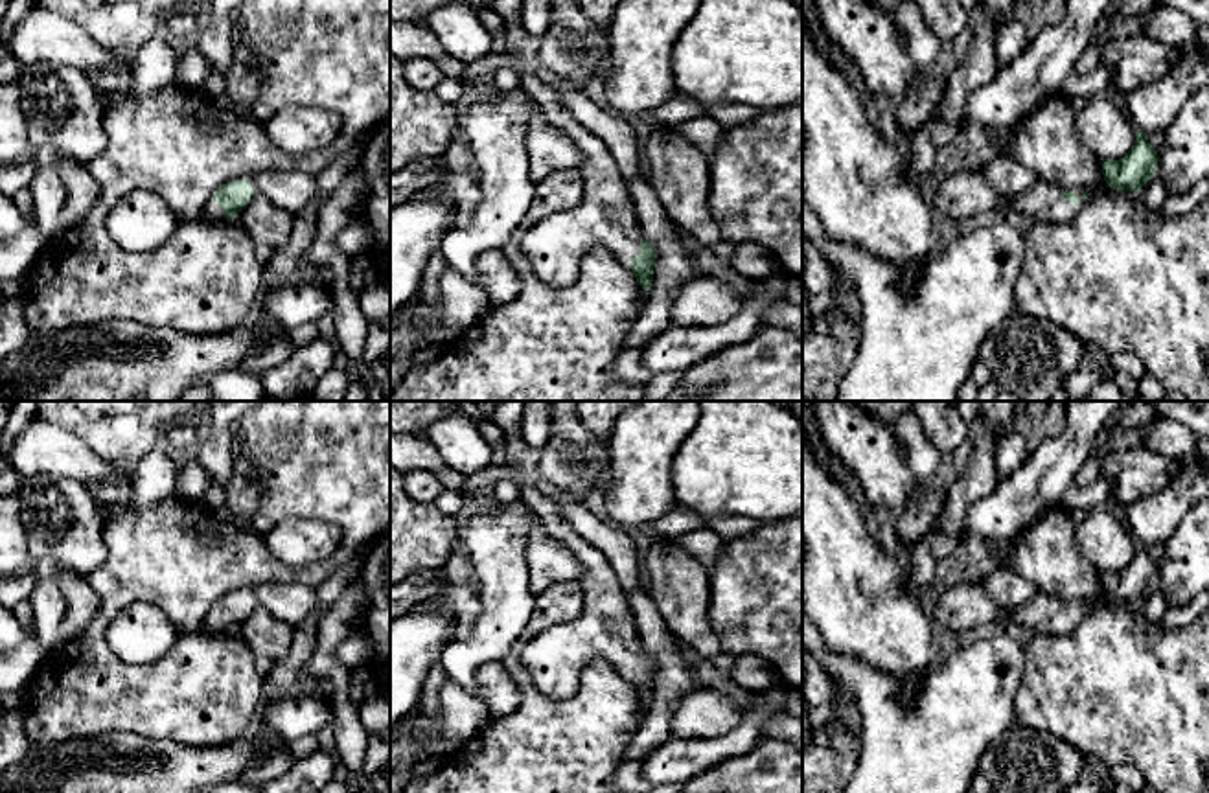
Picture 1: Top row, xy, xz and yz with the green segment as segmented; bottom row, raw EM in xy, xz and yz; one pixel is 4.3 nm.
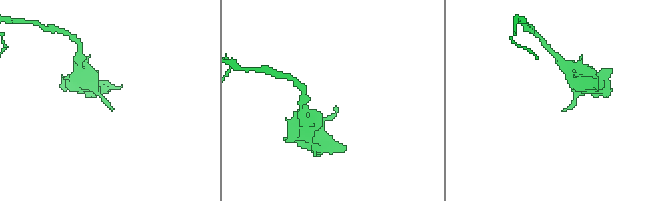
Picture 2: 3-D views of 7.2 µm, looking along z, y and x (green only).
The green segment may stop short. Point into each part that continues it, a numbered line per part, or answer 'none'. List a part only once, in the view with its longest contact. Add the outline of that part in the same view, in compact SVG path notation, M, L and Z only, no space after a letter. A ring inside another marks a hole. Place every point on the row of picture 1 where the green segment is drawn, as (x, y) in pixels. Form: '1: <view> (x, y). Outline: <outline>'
1: yz (1044, 203). Outline: M1038 180L1027 193L1008 197L1001 217L1005 219L1008 212L1018 212L1031 217L1034 223L1067 226L1077 217L1086 199L1082 191L1073 191L1080 197L1080 204L1077 206L1071 201L1064 201L1062 191L1064 190L1053 182Z

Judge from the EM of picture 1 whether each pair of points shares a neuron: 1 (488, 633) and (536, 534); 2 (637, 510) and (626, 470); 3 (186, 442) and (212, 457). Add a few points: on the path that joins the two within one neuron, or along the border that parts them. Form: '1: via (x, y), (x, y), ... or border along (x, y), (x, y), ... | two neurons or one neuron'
1: border along (536, 516), (525, 547), (532, 597) | two neurons
2: via (637, 501), (635, 479) | one neuron
3: border along (203, 435), (190, 455) | two neurons

